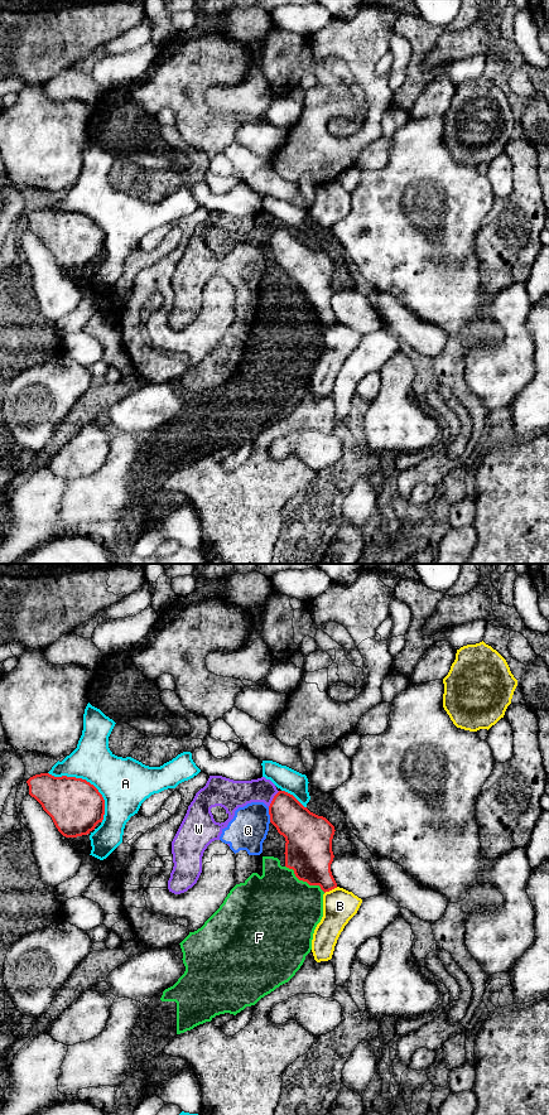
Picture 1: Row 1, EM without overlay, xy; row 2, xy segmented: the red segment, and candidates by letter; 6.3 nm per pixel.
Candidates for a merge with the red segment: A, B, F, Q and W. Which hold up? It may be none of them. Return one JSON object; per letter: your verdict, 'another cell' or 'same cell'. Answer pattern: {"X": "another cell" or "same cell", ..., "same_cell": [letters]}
{"A": "another cell", "B": "another cell", "F": "another cell", "Q": "another cell", "W": "another cell", "same_cell": []}

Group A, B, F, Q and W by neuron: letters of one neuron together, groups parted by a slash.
A / B / F Q W

